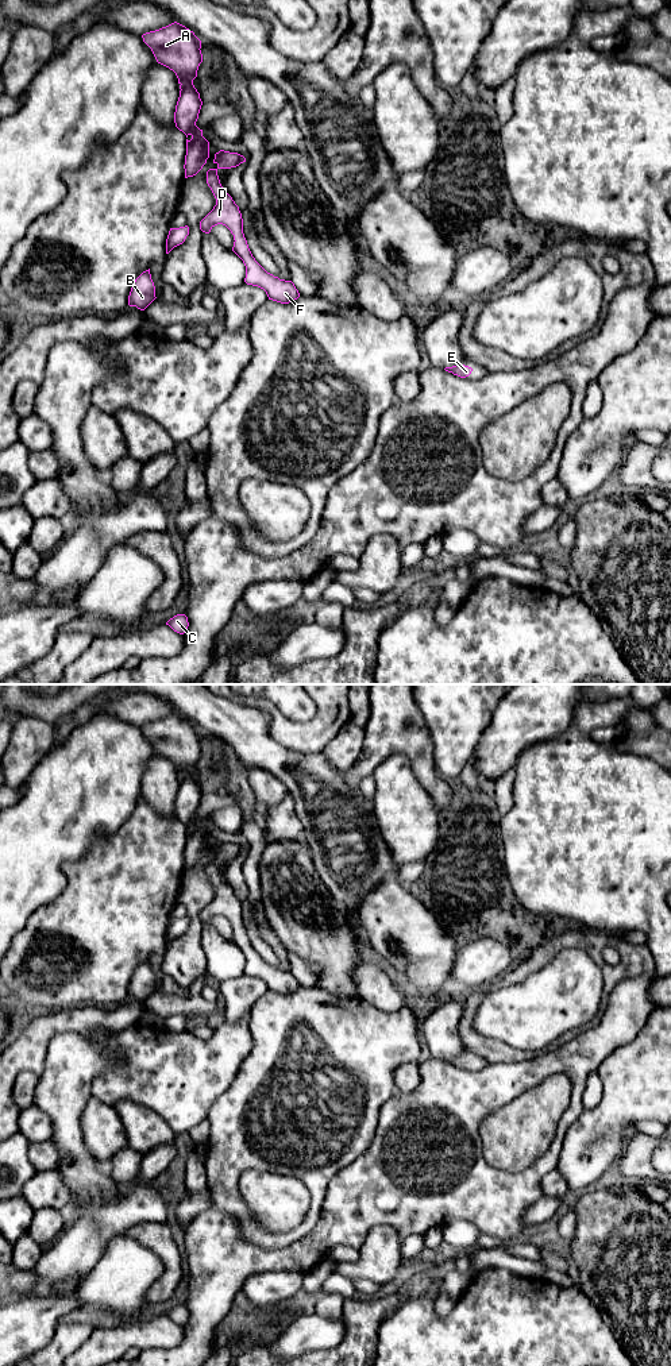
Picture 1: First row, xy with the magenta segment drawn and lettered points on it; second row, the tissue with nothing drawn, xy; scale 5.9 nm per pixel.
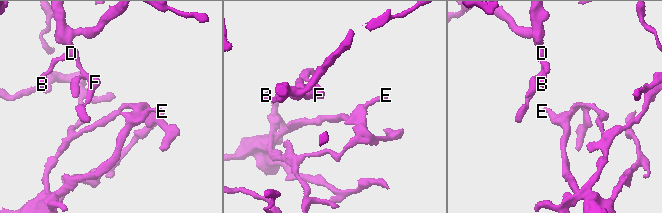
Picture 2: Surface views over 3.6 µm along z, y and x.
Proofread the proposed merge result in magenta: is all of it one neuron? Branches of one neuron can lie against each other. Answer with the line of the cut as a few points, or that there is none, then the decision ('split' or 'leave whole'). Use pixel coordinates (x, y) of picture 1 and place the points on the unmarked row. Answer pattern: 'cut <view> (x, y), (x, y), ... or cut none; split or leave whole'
cut none; leave whole

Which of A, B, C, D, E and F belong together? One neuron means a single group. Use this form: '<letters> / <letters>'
A B C D E F

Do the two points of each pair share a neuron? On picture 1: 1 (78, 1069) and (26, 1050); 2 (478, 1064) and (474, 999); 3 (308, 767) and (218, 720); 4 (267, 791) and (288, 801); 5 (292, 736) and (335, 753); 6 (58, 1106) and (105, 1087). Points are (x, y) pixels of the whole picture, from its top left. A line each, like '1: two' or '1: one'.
1: two
2: two
3: one
4: two
5: two
6: two

